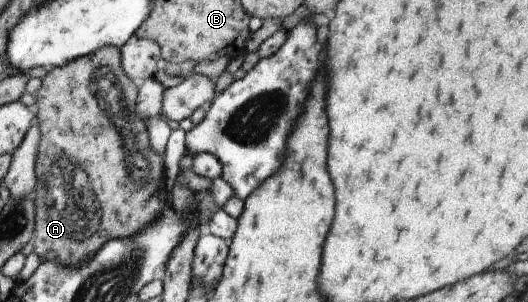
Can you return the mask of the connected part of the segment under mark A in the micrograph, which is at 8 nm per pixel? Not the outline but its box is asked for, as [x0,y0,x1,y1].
[33,46,162,267]

